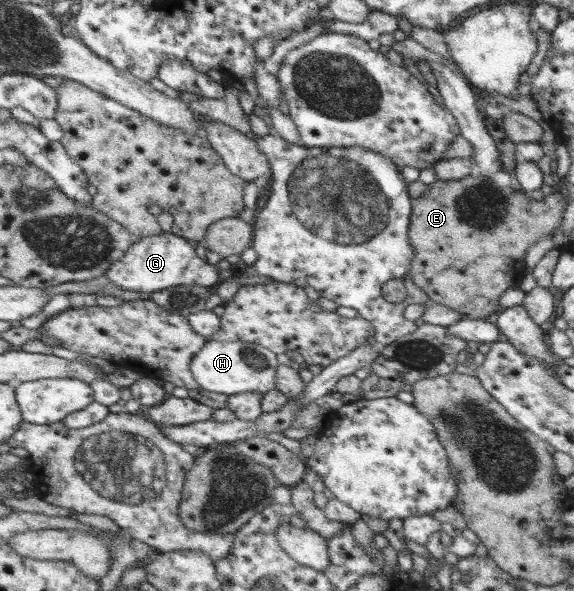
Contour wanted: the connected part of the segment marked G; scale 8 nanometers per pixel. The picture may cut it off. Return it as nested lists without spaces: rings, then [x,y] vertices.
[[[161,231],[157,235],[134,241],[125,255],[111,265],[105,276],[121,289],[151,293],[185,284],[207,285],[214,288],[219,282],[218,268],[199,258],[193,246],[185,238],[170,231]]]

